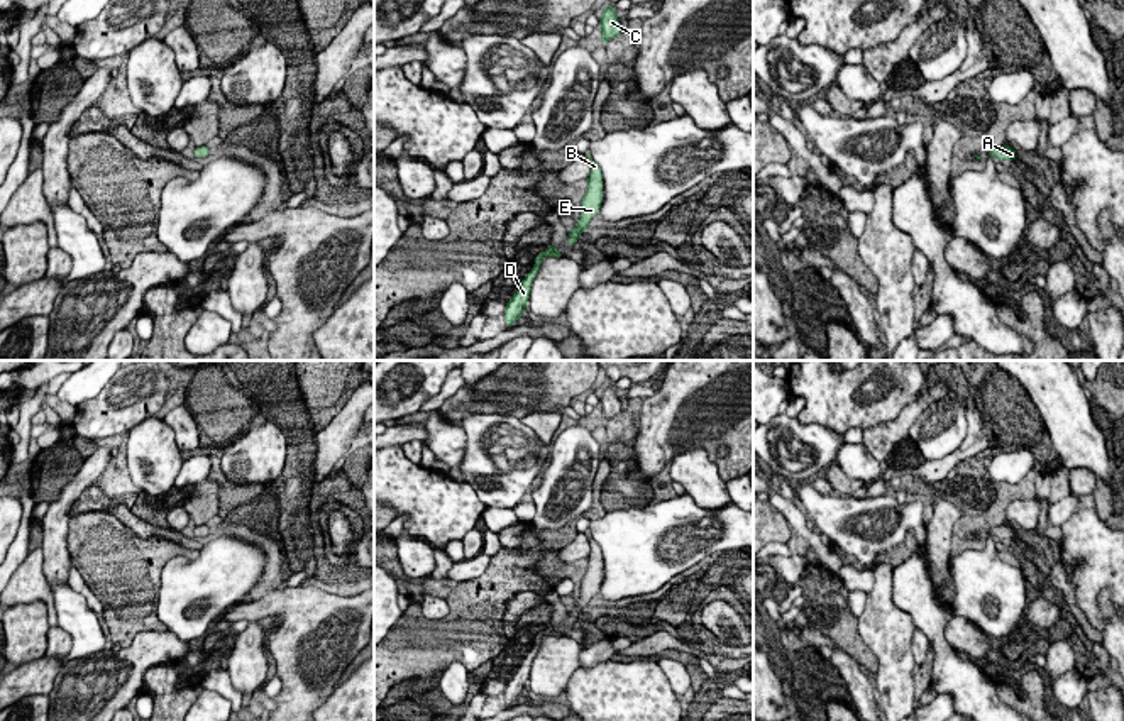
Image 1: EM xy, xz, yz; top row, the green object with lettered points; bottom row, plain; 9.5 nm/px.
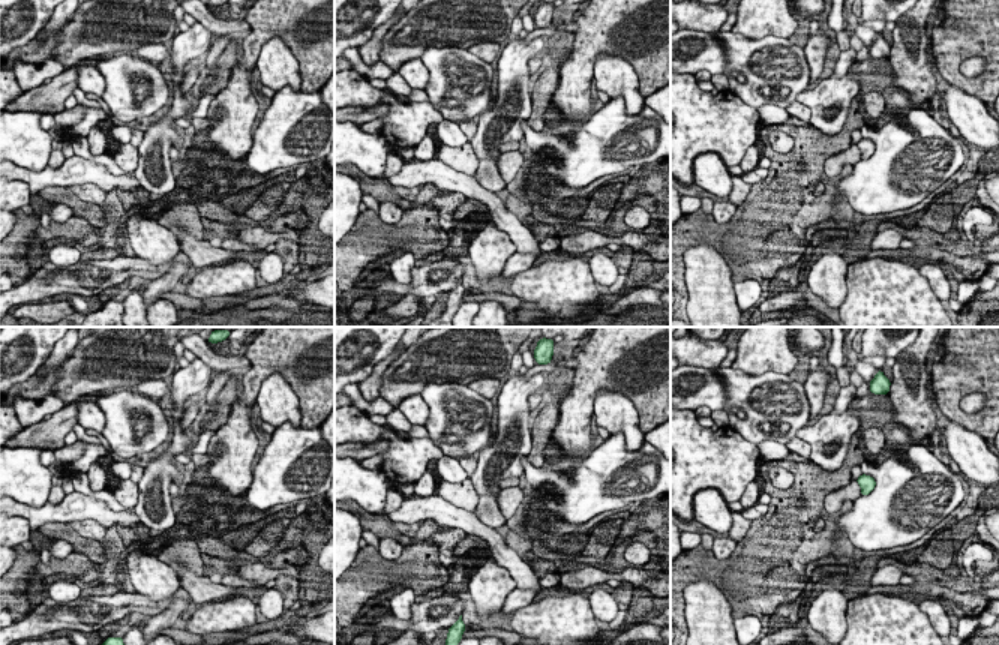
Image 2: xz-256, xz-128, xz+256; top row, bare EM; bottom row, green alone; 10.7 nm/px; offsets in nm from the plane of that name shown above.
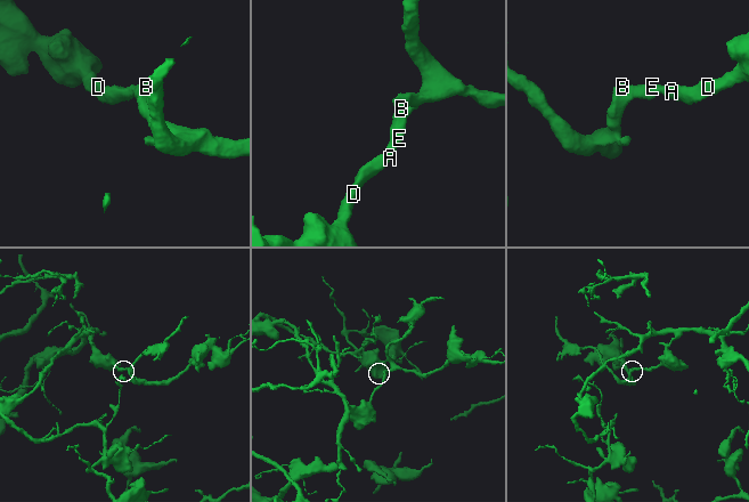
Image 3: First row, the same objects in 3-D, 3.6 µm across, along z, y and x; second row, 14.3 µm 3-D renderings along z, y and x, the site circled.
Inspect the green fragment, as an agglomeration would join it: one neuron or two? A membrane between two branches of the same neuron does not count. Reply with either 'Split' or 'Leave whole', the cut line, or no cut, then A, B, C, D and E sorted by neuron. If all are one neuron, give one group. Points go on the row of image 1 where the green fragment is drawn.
Leave whole. No split. Groups: A B C D E

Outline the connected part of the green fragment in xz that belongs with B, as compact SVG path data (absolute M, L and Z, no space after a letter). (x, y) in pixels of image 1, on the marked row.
M589 156L591 173L587 178L587 190L581 201L581 215L574 228L569 232L567 245L576 245L581 234L589 228L591 220L598 215L603 203L603 173L599 164Z

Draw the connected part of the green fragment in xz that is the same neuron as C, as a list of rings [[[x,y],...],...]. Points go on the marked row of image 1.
[[[608,3],[603,8],[599,25],[601,25],[601,42],[603,44],[606,44],[608,41],[611,41],[621,34],[621,24],[620,24],[620,19],[616,17],[614,5]]]

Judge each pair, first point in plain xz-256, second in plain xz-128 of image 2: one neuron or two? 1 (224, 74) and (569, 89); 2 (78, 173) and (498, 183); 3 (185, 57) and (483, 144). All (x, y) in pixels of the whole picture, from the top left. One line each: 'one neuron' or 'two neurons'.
1: two neurons
2: two neurons
3: one neuron

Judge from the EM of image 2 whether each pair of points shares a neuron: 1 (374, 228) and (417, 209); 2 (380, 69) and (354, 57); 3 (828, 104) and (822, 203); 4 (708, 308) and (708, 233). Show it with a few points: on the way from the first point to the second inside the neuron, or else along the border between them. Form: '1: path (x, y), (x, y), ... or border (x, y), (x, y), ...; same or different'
1: path (384, 230), (396, 230), (407, 219); same
2: path (374, 69), (365, 69), (359, 63); same
3: border (849, 107), (834, 134), (809, 123); different
4: border (686, 249), (695, 245), (710, 245), (732, 270); different

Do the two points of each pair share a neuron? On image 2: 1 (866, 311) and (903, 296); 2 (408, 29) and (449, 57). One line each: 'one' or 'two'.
1: one
2: two

